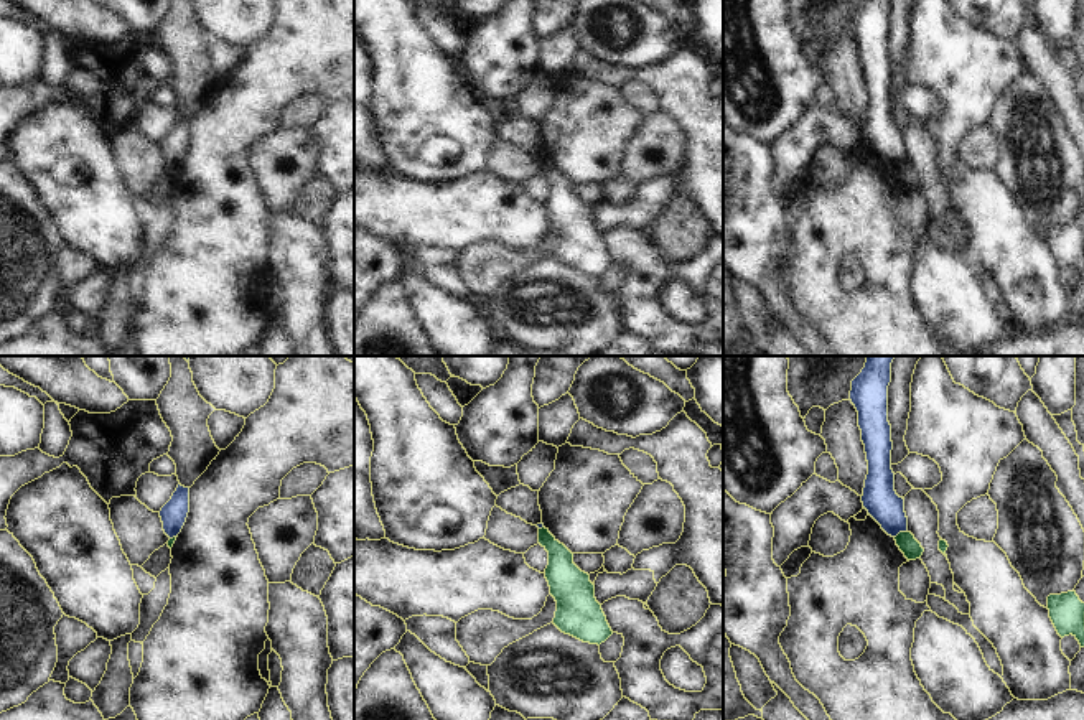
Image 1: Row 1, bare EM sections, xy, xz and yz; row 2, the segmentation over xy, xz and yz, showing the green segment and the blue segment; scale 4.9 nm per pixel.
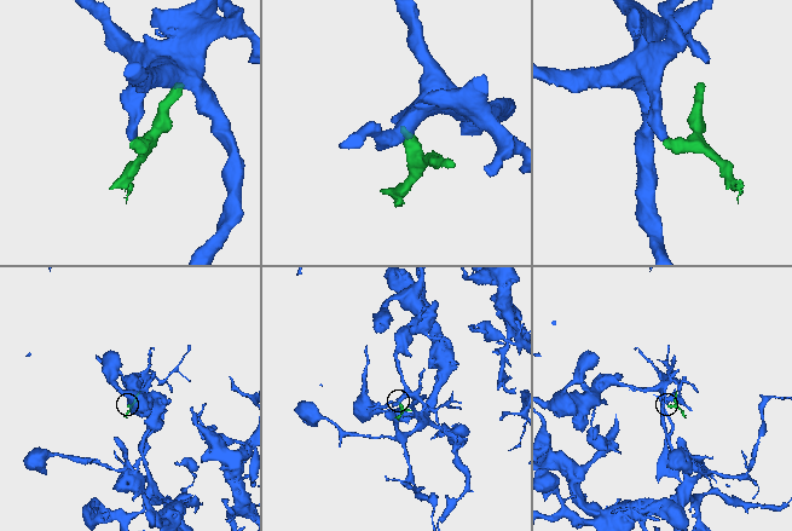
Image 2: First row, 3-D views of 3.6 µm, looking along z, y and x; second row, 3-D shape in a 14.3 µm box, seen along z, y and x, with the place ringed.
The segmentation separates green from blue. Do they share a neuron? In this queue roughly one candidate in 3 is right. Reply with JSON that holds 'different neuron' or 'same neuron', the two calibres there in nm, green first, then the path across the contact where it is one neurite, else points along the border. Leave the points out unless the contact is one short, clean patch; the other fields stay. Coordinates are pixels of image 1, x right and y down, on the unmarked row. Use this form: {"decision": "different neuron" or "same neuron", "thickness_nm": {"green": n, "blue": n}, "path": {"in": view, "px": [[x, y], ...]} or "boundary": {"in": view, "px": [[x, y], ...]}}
{"decision": "different neuron", "thickness_nm": {"green": 90, "blue": 170}, "boundary": {"in": "yz", "px": [[906, 162], [895, 168]]}}

